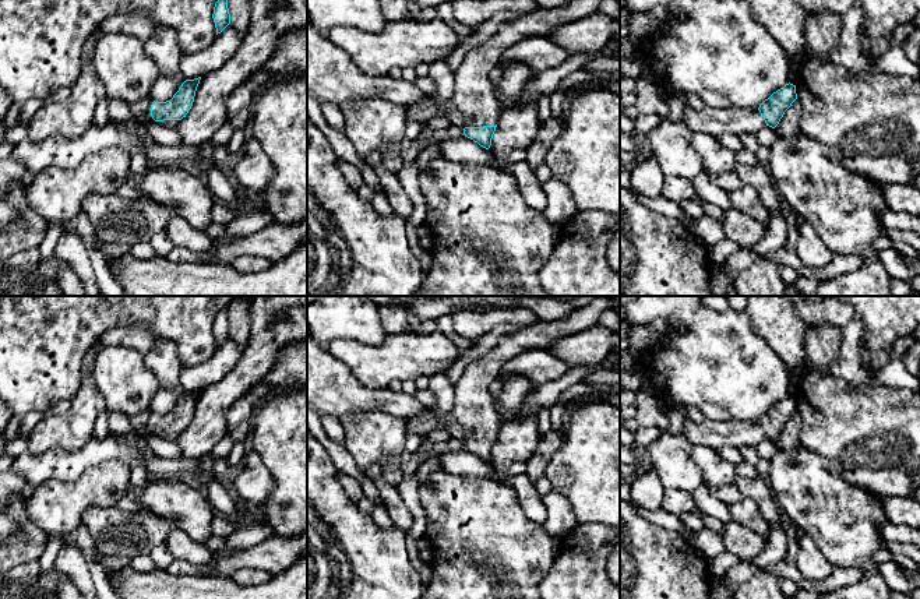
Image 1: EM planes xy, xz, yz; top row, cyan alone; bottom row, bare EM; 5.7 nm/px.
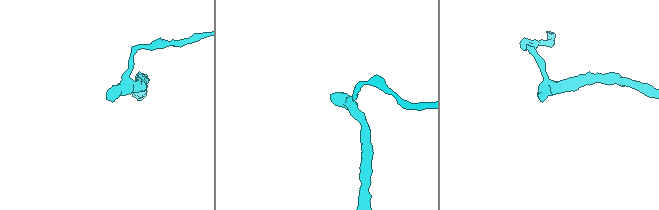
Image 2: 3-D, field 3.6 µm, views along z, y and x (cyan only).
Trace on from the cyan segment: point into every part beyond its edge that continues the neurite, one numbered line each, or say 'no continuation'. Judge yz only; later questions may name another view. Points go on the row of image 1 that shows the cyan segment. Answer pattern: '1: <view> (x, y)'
1: yz (737, 120)

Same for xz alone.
1: xz (473, 104)

